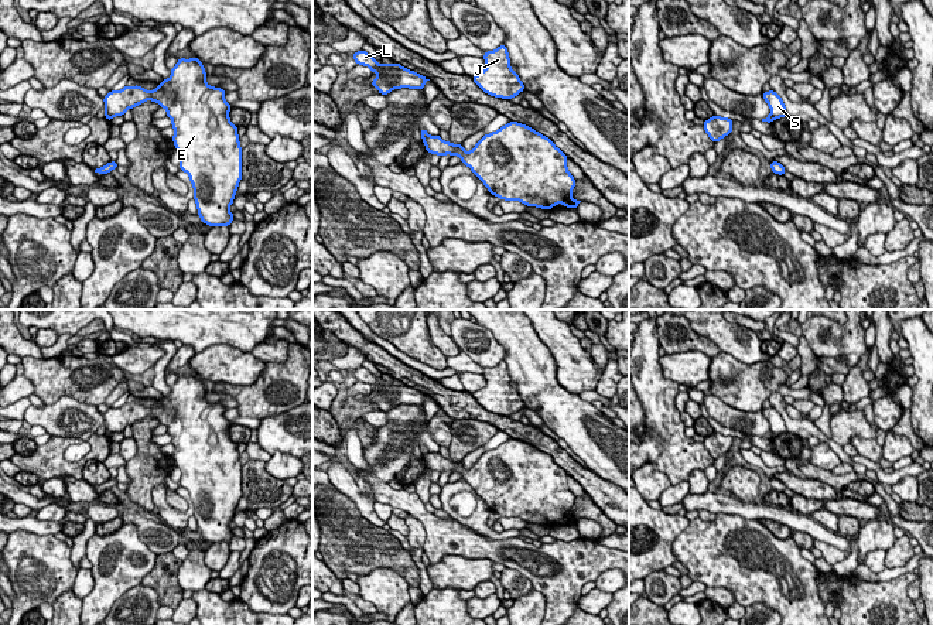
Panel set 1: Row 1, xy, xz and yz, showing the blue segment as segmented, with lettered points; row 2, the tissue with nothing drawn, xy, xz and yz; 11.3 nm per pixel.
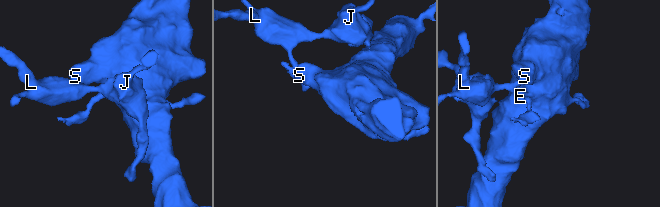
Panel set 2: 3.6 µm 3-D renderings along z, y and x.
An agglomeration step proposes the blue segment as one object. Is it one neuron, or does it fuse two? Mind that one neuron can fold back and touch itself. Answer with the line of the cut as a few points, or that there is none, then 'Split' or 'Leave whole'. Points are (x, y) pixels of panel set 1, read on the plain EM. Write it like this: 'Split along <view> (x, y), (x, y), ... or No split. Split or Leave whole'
Split along xy (106, 429), (112, 433). Split

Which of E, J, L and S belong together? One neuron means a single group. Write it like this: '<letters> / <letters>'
E S / J L

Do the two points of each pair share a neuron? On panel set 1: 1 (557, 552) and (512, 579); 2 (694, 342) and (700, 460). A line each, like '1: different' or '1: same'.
1: different
2: different

